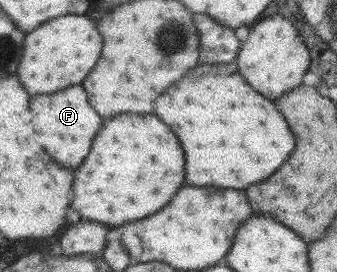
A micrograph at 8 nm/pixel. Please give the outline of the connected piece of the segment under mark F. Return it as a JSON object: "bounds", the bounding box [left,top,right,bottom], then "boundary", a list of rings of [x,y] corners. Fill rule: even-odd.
{"bounds":[30,85,102,169],"boundary":[[[80,85],[76,87],[68,87],[62,89],[54,95],[40,95],[30,99],[30,113],[34,115],[38,127],[44,125],[48,127],[48,131],[40,133],[40,145],[42,149],[62,167],[72,169],[78,167],[80,161],[86,157],[86,153],[90,151],[90,141],[96,135],[96,131],[102,127],[102,119],[92,111],[92,107],[86,101],[86,93],[82,91]]]}

